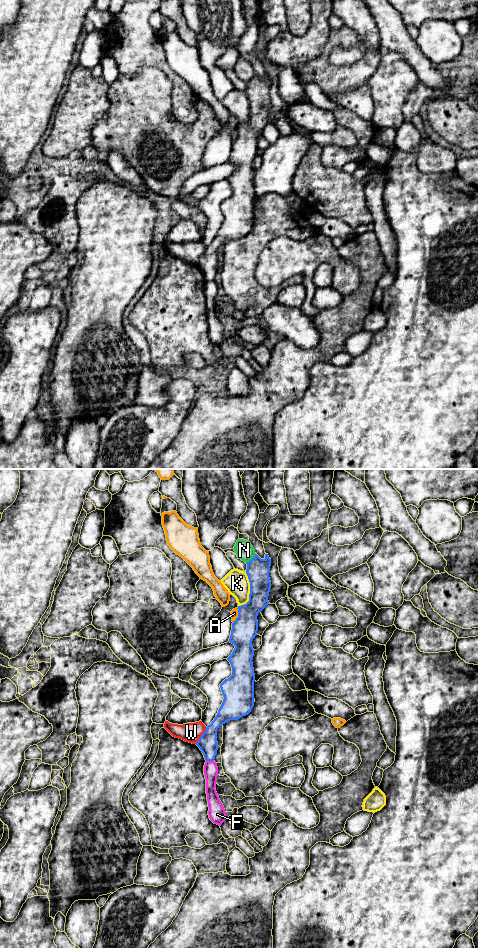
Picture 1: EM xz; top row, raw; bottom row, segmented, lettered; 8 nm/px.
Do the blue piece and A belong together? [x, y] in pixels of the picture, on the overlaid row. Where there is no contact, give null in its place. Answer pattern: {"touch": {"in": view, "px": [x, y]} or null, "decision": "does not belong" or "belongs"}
{"touch": {"in": "xz", "px": [238, 615]}, "decision": "does not belong"}

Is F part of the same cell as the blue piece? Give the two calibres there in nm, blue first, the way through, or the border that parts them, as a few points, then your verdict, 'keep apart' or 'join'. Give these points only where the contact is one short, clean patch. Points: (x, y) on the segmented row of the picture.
150 nm thick on the blue side, 110 nm on the other; keep apart

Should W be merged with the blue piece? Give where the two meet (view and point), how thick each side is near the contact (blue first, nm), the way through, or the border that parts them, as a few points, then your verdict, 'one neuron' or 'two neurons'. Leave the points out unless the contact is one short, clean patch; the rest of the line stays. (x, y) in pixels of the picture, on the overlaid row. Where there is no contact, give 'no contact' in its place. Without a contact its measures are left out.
contact xz (201, 736); calibres 150 and 160 nm; border xz (206, 727), (196, 744); two neurons

